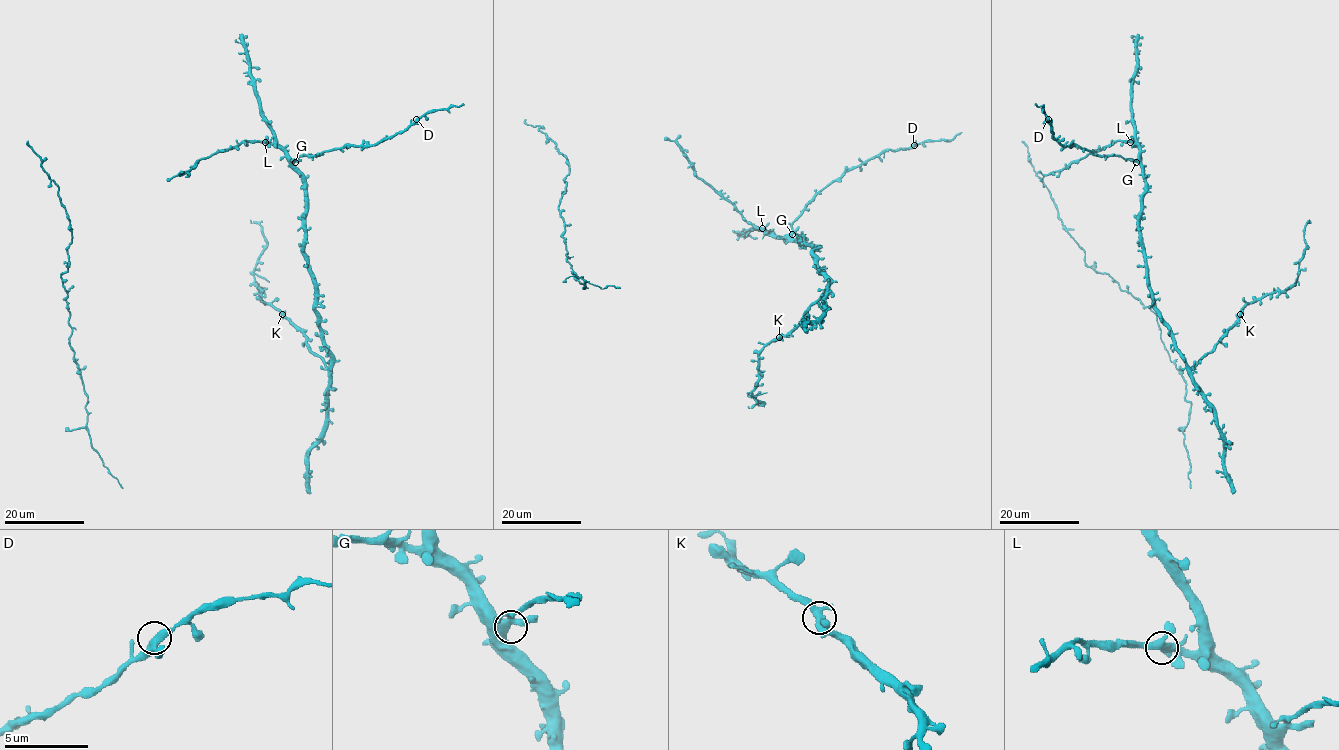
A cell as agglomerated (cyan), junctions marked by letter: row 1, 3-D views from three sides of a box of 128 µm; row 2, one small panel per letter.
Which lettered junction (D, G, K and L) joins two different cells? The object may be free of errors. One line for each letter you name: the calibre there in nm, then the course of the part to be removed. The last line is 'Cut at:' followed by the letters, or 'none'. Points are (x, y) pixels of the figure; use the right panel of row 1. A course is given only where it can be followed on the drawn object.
Cut at: none

